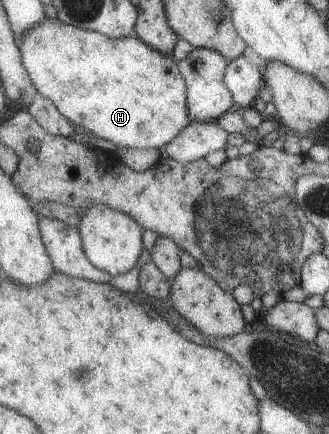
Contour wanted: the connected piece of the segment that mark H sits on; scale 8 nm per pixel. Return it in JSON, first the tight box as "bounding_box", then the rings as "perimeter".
{"bounding_box":[19,18,193,150],"perimeter":[[[48,18],[44,24],[21,37],[19,46],[38,92],[49,98],[77,128],[120,148],[160,150],[177,139],[193,122],[188,108],[188,84],[179,62],[152,48],[140,37],[113,39],[98,31],[67,25],[59,18]]]}

